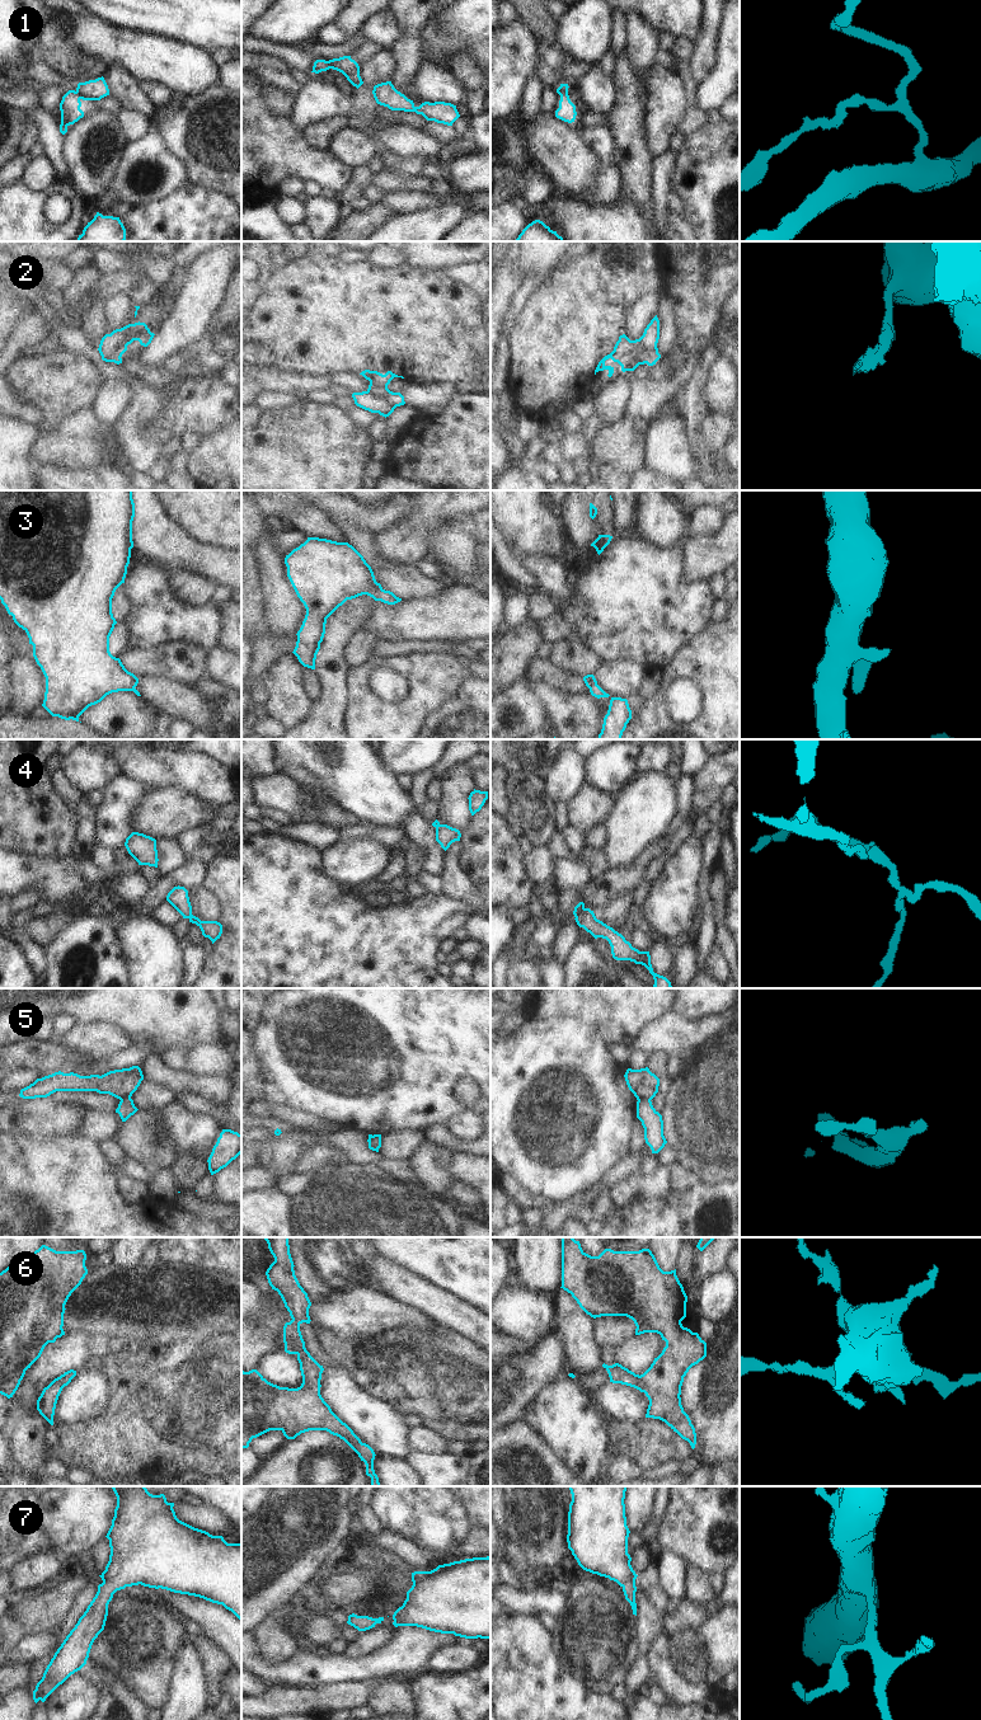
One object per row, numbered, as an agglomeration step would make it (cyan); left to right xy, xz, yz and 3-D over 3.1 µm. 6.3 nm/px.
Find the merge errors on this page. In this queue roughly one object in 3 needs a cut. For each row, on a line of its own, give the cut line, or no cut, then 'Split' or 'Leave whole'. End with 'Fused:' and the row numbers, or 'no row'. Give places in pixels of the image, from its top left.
1: Split along yz (567, 92), (559, 94). Split
2: No split. Leave whole
3: No split. Leave whole
4: Split along yz (583, 907), (575, 916). Split
5: Split along yz (638, 1099), (647, 1099), (649, 1101). Split
6: No split. Leave whole
7: No split. Leave whole
Fused: 1, 4, 5

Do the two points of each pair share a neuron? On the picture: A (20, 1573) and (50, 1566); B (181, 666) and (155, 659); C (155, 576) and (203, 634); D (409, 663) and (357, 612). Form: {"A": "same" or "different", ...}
{"A": "same", "B": "same", "C": "same", "D": "different"}

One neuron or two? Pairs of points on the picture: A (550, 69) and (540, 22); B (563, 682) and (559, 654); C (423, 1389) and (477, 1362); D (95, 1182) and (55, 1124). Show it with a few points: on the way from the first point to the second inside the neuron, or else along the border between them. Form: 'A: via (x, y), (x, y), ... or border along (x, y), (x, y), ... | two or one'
A: via (550, 57), (545, 33) | one
B: border along (550, 659), (566, 671), (582, 677) | two
C: via (436, 1378), (460, 1378), (464, 1375) | one
D: border along (76, 1136), (34, 1140) | two

